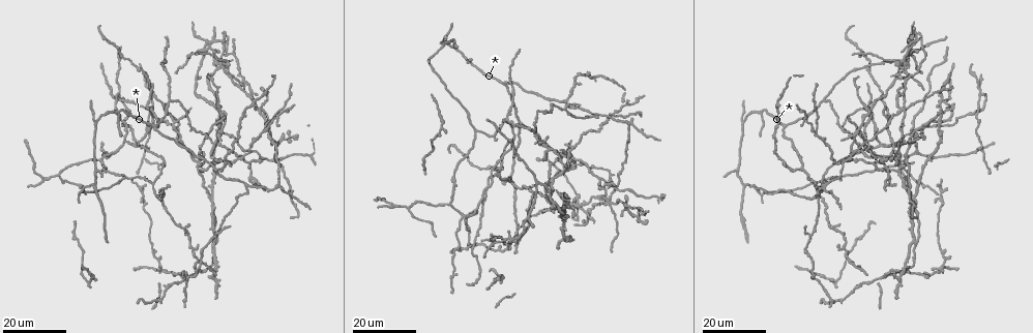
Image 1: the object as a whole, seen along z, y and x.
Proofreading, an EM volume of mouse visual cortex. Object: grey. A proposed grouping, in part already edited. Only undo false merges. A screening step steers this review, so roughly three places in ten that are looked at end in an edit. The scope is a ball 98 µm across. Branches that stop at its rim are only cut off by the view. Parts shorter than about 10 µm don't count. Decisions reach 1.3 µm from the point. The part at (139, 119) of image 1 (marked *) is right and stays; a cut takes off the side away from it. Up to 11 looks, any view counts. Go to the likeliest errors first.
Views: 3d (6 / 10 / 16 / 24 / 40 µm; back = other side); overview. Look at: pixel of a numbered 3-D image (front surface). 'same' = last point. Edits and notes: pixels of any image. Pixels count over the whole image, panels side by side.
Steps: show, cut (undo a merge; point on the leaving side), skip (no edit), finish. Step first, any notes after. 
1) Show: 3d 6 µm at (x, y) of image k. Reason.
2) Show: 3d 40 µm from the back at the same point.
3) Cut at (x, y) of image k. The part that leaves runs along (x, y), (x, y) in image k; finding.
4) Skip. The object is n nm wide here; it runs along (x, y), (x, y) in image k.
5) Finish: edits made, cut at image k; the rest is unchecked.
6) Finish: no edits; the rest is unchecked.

Show: 3d 16 µm at (885, 145) of image 1. Side arm on a straight run.

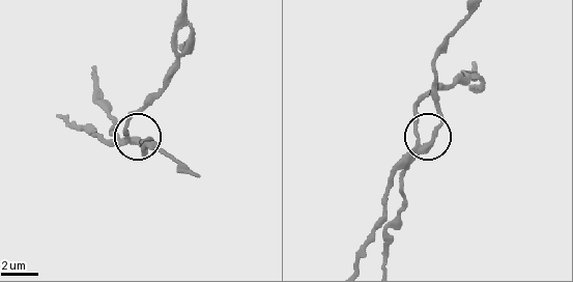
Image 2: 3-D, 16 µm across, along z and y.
Show: 3d 6 µm at (126, 140) of image 2.

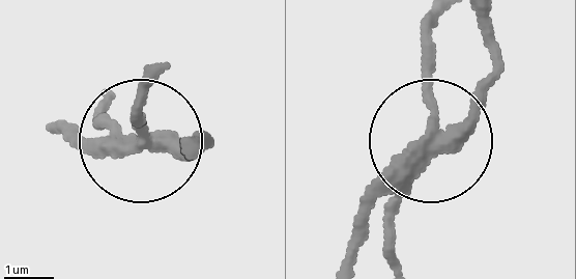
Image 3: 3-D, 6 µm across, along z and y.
Skip. 3 arms meet here; it runs along (483, 17), (495, 79), (438, 133), (426, 129), (426, 21) in image 3; all the same neuron.

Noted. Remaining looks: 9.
Show: 3d 16 µm at (510, 240) of image 1. Looks like a crossing.

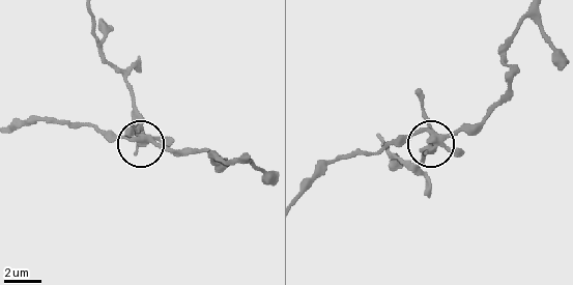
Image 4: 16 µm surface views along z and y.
Show: 3d 10 µm at (430, 139) of image 4.

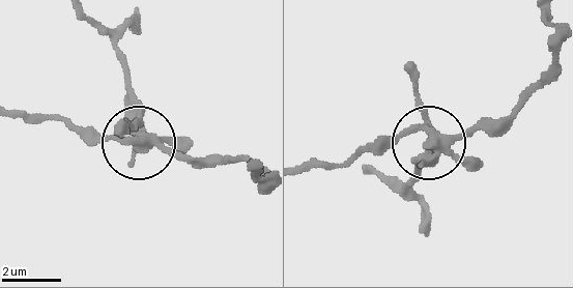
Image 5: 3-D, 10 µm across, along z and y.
Cut at (133, 99) of image 5. The part that leaves runs along (432, 160), (402, 182), (370, 172) in image 5; a second neuron is stuck on.

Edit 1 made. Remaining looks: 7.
Show: 3d 24 µm at (612, 113) of image 1. A fork.

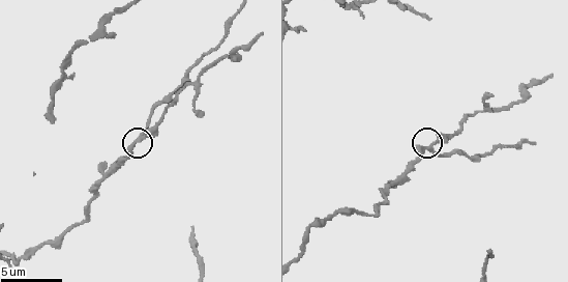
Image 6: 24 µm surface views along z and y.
Show: 3d 10 µm at (433, 147) of image 6. Zoom in.

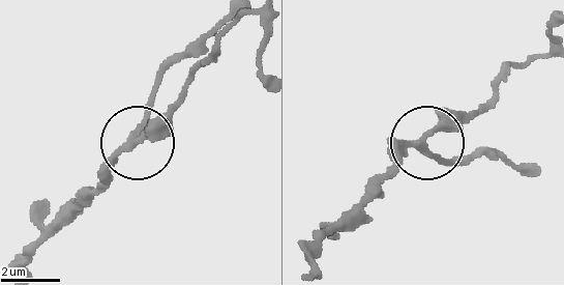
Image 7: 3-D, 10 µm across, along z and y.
Skip. The side arm is 16 µm long; 3 arms meet here; one neuron here.

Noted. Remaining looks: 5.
Show: 3d 24 µm at (538, 184) of image 1. Arms part here.

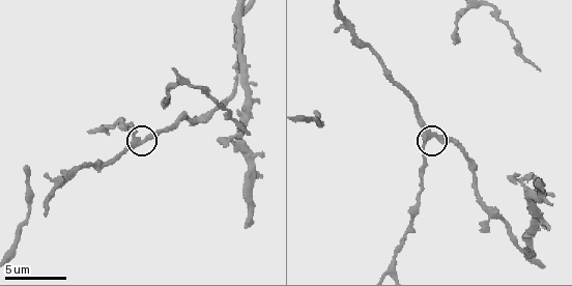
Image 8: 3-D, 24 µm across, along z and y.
Show: 3d 10 µm at (424, 139) of image 8. Closer look.

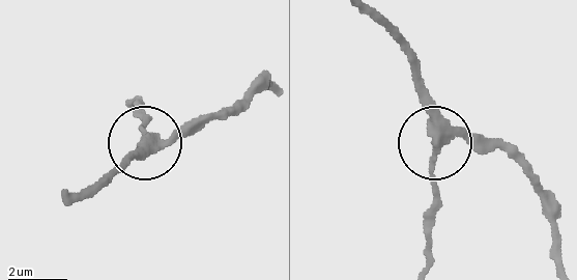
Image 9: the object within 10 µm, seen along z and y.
Show: 3d 6 µm at (437, 140) of image 9. Closer look.

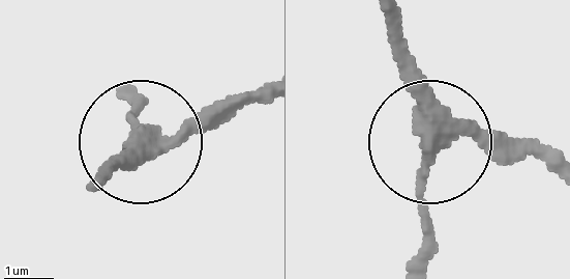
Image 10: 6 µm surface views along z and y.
Skip. The object is 340 nm wide here; it runs along (558, 177), (508, 148), (439, 140), (422, 186), (422, 259) in image 10; one neuron here.

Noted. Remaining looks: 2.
Show: 3d 16 µm at (250, 163) of image 1. Arms part here.

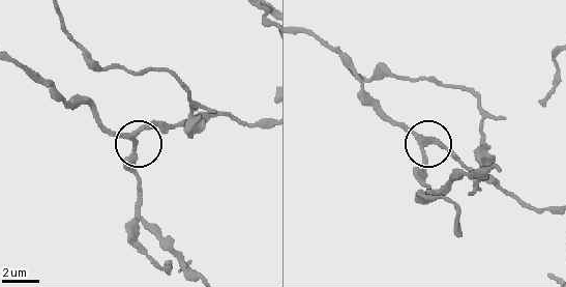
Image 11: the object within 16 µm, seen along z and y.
Show: 3d 6 µm at (423, 143) of image 11. Zoom in.

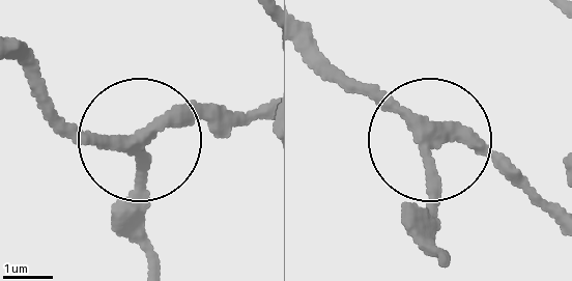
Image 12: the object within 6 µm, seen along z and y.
Skip. It runs along (16, 65), (90, 132), (140, 147), (140, 222) in image 12; one neuron here.

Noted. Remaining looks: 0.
Finish: edits made, cut at image 5; the rest is unchecked.

